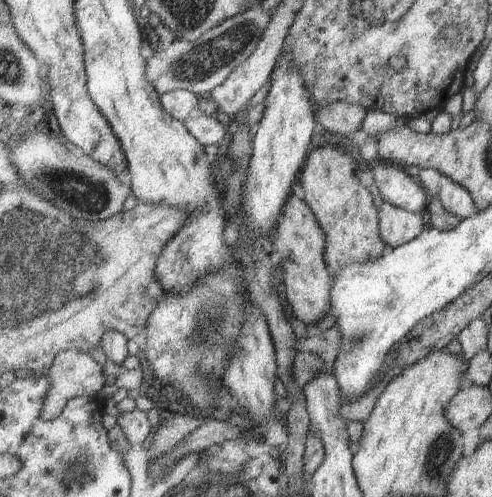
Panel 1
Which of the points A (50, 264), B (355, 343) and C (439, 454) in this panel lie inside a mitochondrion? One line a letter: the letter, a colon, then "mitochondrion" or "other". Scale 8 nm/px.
A: mitochondrion
B: mitochondrion
C: mitochondrion

